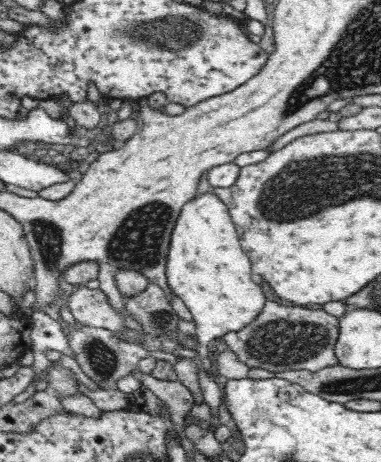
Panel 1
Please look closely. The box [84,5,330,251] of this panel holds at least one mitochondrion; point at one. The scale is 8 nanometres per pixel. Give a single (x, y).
(168, 33)

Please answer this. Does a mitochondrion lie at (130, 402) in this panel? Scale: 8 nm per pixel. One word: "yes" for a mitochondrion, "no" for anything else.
no

